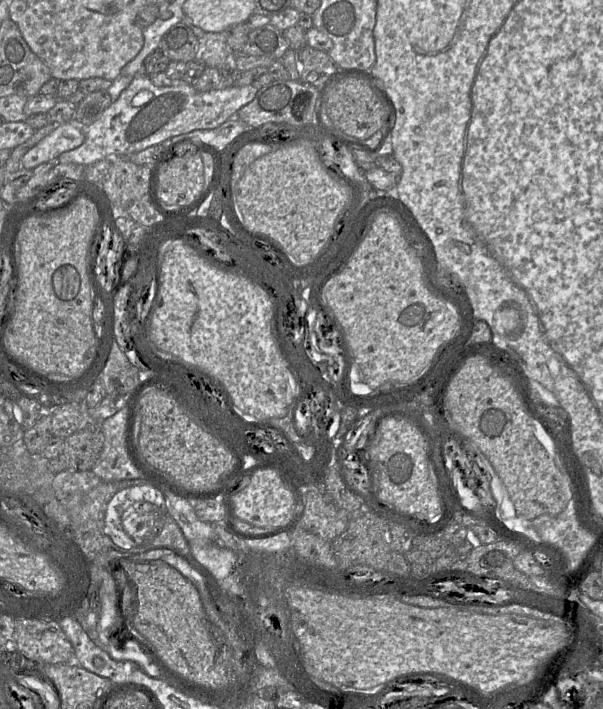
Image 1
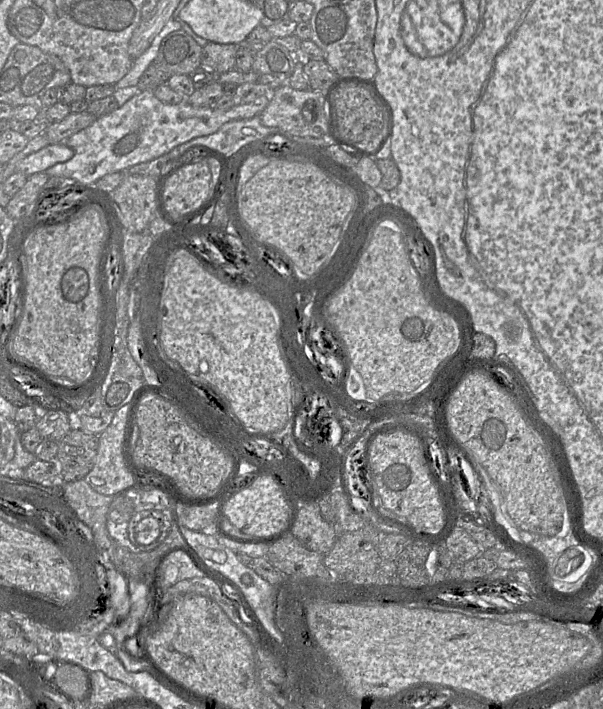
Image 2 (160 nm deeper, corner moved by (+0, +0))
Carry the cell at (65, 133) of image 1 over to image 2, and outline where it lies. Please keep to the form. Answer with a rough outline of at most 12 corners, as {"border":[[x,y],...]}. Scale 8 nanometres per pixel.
{"border":[[52,143],[21,160],[15,172],[31,176],[66,162],[74,150]]}

